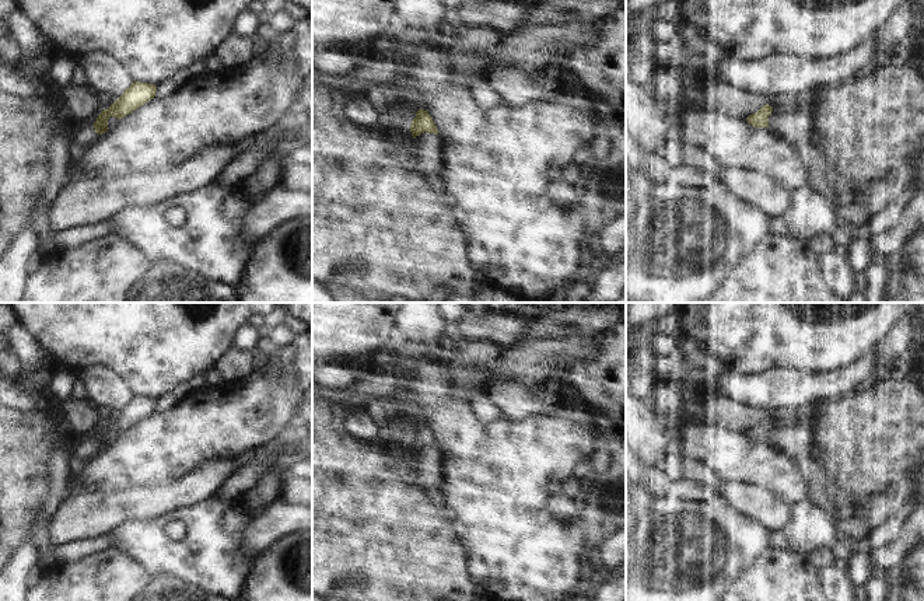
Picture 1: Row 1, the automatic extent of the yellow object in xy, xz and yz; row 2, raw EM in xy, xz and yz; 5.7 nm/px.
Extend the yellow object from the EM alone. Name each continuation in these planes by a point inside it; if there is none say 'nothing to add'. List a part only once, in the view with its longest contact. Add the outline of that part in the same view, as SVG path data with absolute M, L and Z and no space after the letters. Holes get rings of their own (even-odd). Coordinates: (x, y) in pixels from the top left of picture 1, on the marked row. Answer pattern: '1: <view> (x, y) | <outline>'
nothing to add

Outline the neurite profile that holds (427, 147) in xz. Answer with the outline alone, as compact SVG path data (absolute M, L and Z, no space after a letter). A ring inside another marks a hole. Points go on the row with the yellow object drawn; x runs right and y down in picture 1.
M424 132L409 140L407 148L416 157L419 174L442 170L442 143L438 134Z

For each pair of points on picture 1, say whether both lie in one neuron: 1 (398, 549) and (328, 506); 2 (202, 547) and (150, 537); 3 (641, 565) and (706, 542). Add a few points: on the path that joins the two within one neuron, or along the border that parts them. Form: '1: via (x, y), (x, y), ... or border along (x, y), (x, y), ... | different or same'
1: via (381, 549), (371, 549), (345, 523) | same
2: via (189, 548), (163, 548) | same
3: via (657, 555), (669, 542), (690, 542) | same

